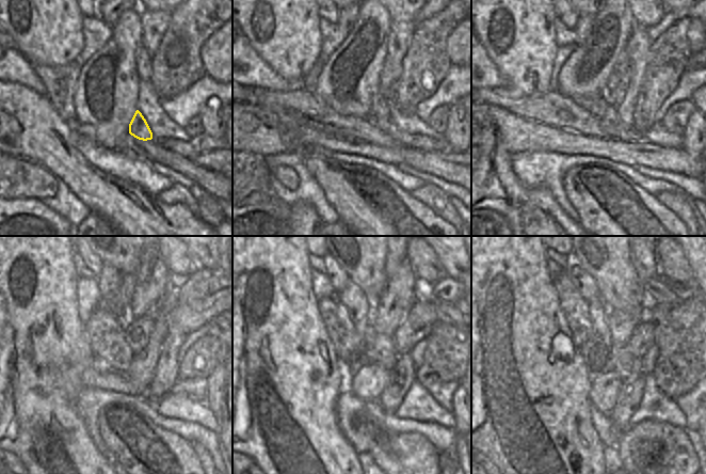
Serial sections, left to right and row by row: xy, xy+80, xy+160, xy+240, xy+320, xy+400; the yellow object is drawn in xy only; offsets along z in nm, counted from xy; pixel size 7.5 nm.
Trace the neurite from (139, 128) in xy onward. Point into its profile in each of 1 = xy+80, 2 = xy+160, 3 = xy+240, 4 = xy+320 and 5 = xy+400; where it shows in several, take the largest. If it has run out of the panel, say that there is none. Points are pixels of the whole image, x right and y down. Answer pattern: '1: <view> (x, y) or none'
1: xy+80 (380, 111)
2: xy+160 (622, 65)
3: xy+240 (151, 278)
4: xy+320 (395, 257)
5: none

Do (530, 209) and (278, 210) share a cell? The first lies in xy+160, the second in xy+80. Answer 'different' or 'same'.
different

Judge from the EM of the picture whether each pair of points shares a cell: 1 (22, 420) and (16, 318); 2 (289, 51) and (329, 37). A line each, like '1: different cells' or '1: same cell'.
1: same cell
2: different cells

